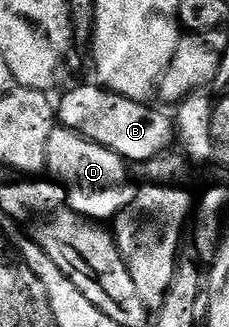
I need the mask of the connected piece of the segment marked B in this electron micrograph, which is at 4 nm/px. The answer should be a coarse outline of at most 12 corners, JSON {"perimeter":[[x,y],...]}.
{"perimeter":[[98,83],[57,100],[62,127],[136,166],[172,151],[175,121]]}

